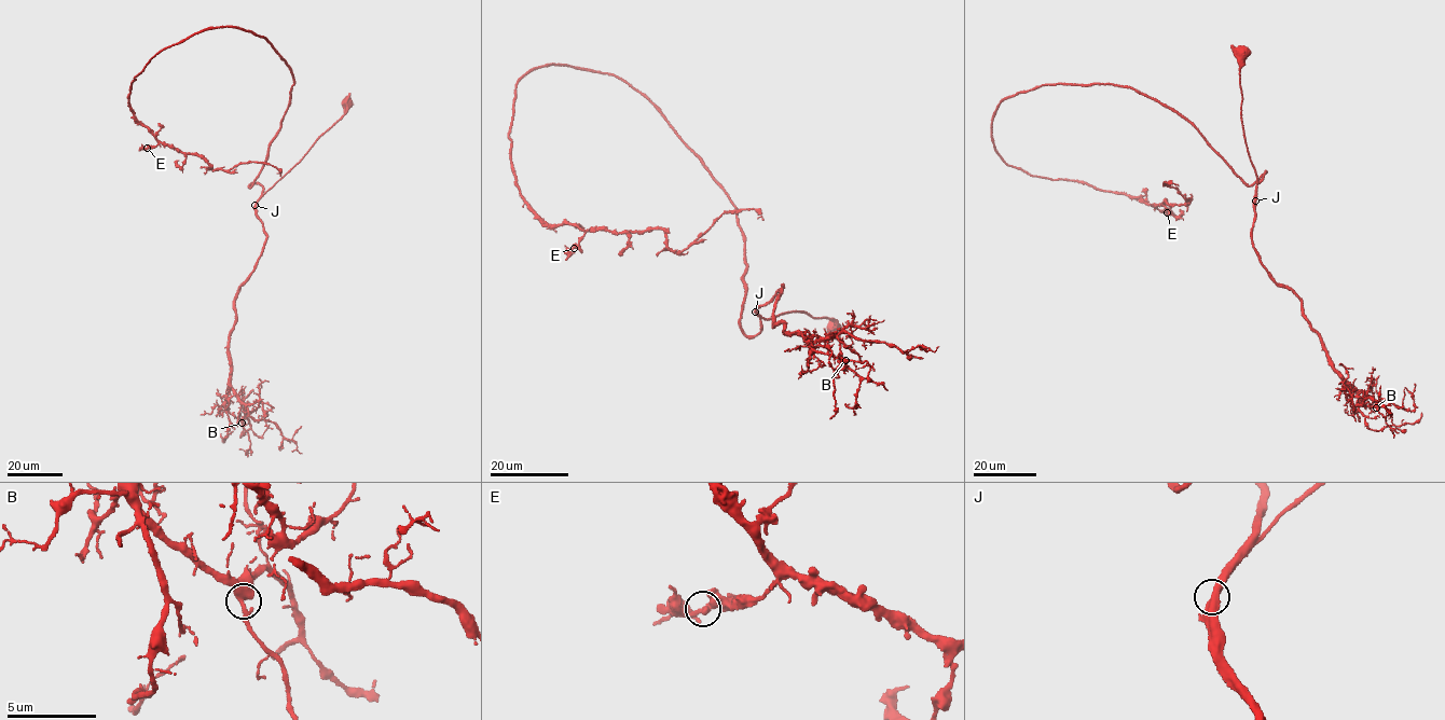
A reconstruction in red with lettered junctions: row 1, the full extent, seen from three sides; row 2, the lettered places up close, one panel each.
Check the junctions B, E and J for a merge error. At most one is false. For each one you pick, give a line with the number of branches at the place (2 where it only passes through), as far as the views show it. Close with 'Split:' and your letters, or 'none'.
Split: none

